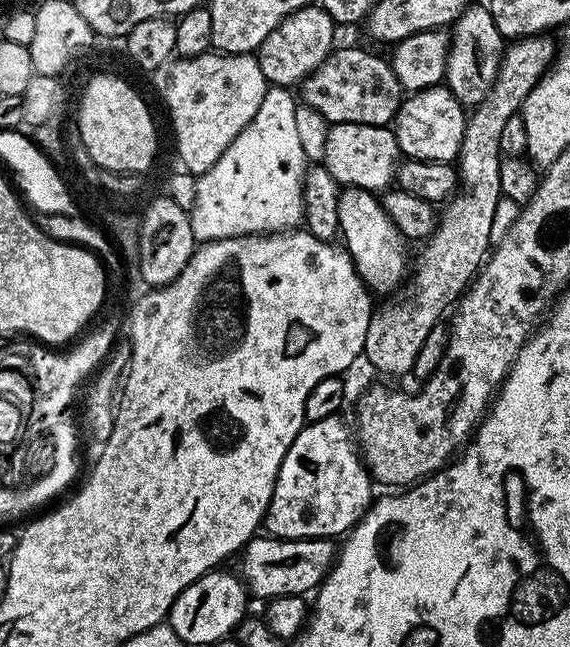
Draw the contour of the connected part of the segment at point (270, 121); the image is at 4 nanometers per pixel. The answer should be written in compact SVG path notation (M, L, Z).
M269 86L262 98L262 106L258 106L258 114L250 118L246 130L226 146L222 158L210 166L210 170L196 176L196 197L190 210L192 217L192 236L197 242L234 238L235 236L251 236L270 232L287 232L295 229L304 219L304 174L306 159L303 154L299 135L295 108L297 97L292 88Z

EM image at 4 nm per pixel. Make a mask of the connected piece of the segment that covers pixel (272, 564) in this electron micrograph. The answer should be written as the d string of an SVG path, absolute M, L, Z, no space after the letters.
M257 534L242 549L242 579L247 591L253 597L261 596L261 601L264 602L286 594L304 596L319 588L335 564L337 555L337 545L323 536L315 536L309 540L279 540L277 536Z

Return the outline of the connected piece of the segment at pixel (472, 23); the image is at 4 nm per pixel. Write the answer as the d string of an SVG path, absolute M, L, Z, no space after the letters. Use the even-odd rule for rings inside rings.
M469 3L468 8L451 25L452 45L448 47L448 61L444 80L446 86L465 106L475 106L487 100L500 69L500 60L504 57L505 37L501 36L494 18L483 3Z

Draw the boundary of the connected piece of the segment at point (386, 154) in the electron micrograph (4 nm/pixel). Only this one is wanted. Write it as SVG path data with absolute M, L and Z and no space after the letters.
M342 122L328 129L322 163L342 186L365 188L368 192L380 194L393 183L401 156L396 133L391 127Z

